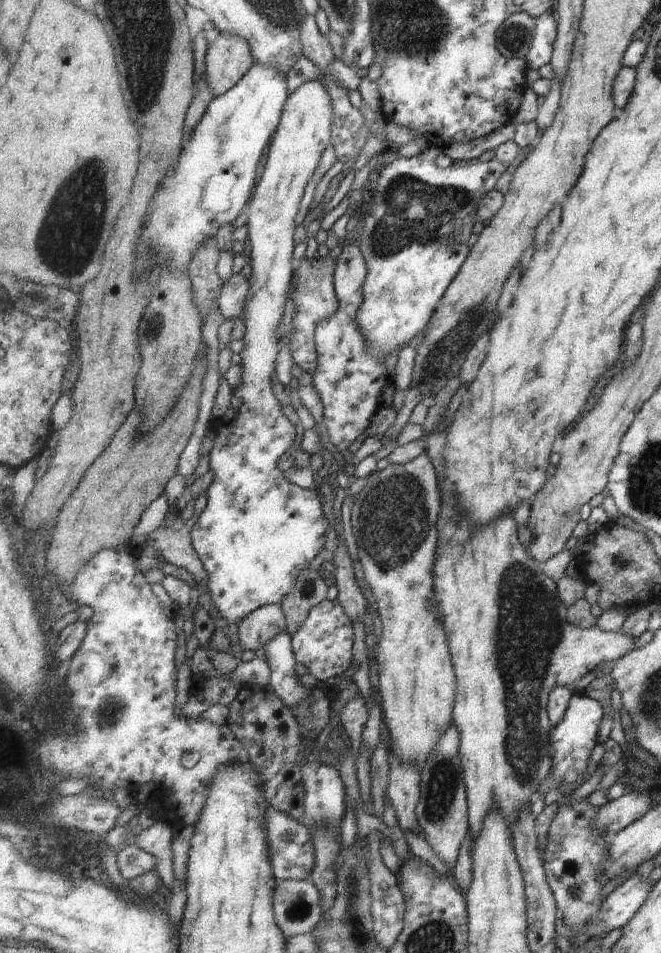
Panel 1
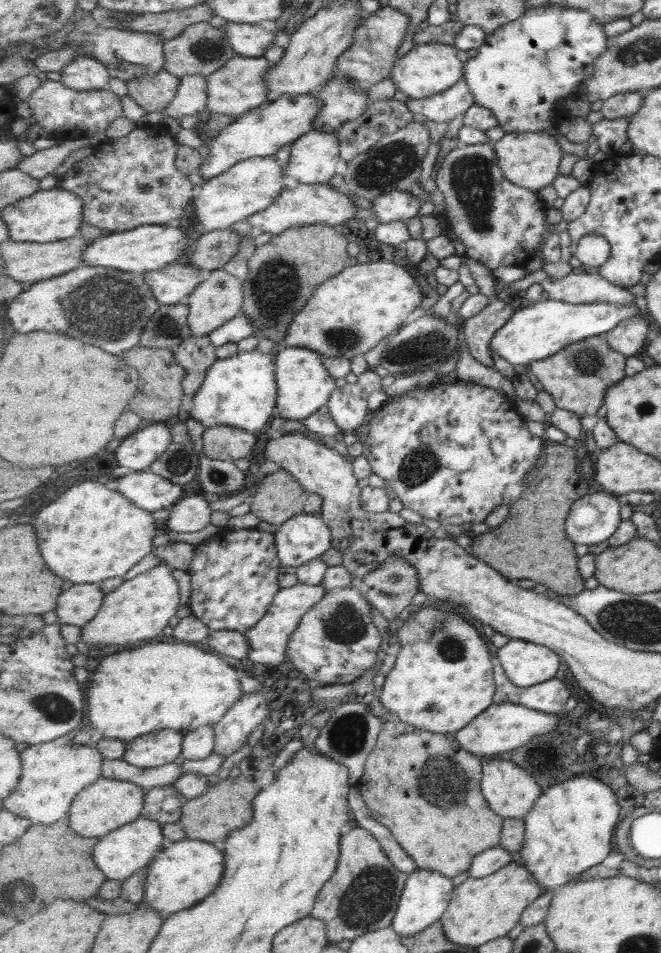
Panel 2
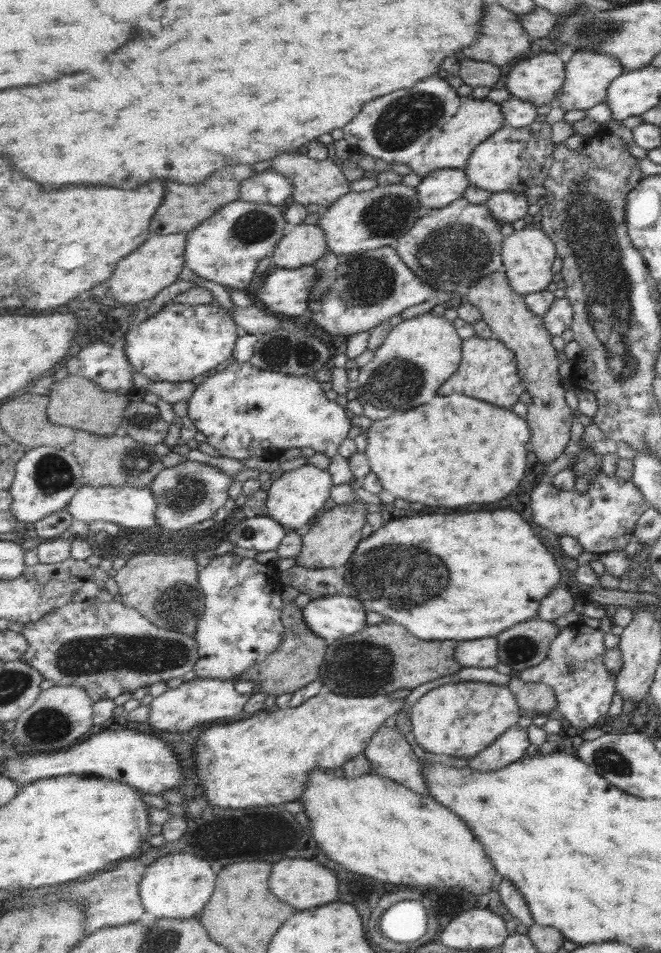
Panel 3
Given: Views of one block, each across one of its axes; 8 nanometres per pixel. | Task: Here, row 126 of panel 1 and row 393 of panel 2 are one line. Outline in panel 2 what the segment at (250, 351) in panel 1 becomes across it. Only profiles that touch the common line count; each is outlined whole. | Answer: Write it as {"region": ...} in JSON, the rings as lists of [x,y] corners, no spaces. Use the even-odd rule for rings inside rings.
{"region":[[[283,347],[277,352],[277,375],[279,381],[279,403],[283,420],[299,420],[315,415],[321,408],[328,406],[338,387],[337,378],[332,376],[324,364],[325,356],[315,350],[299,347]]]}

